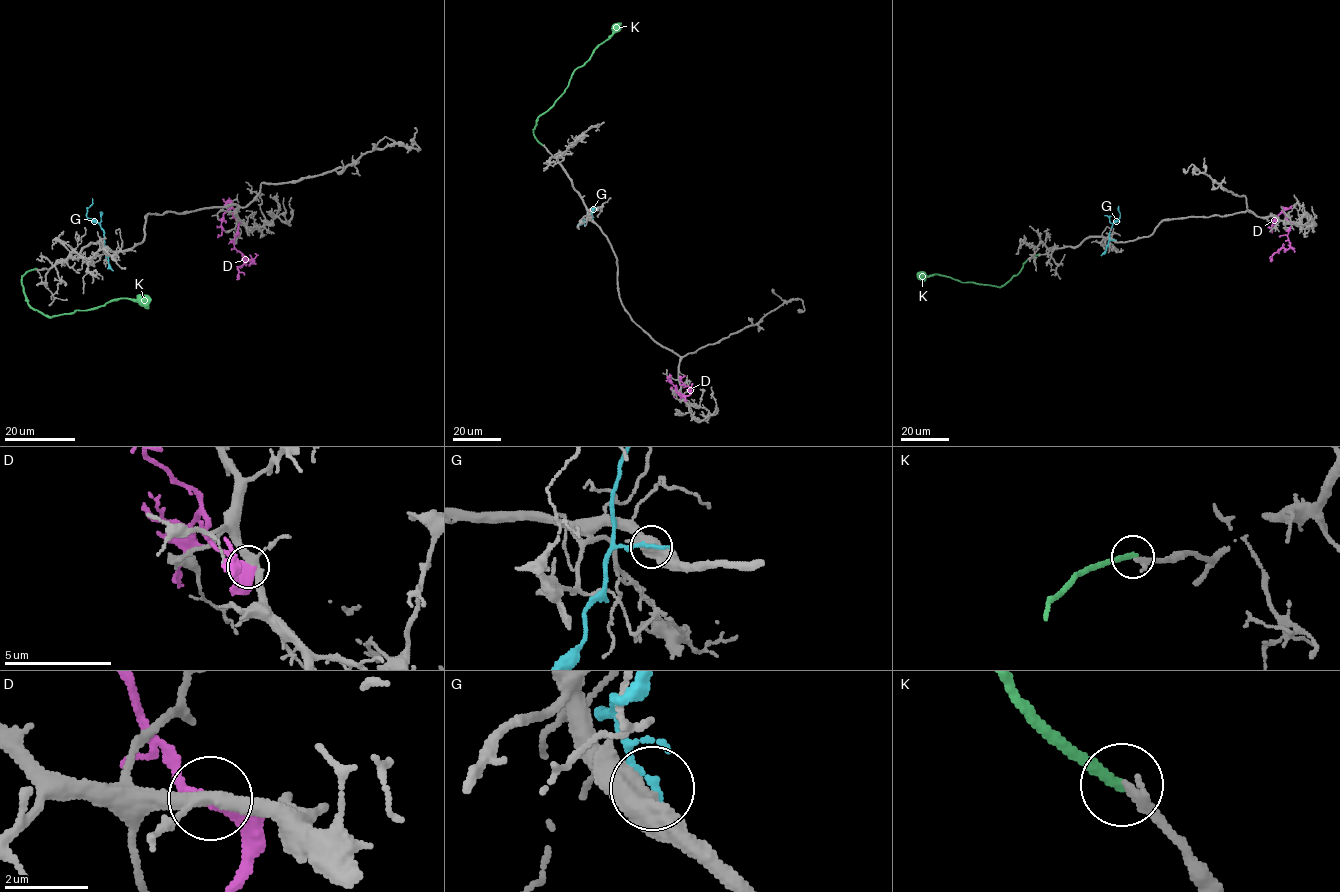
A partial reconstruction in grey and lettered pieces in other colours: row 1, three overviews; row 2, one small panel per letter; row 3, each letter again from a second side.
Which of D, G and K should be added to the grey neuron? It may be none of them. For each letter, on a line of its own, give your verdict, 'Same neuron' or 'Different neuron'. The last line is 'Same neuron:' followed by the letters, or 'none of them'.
D: Different neuron
G: Different neuron
K: Different neuron
Same neuron: none of them

